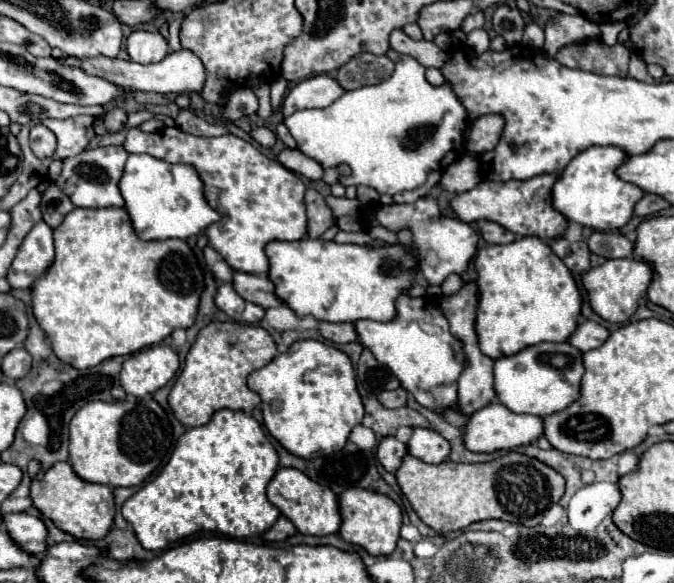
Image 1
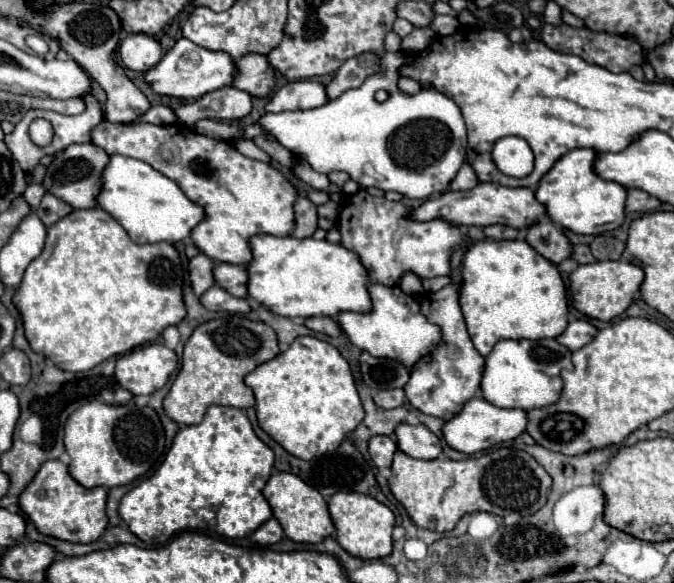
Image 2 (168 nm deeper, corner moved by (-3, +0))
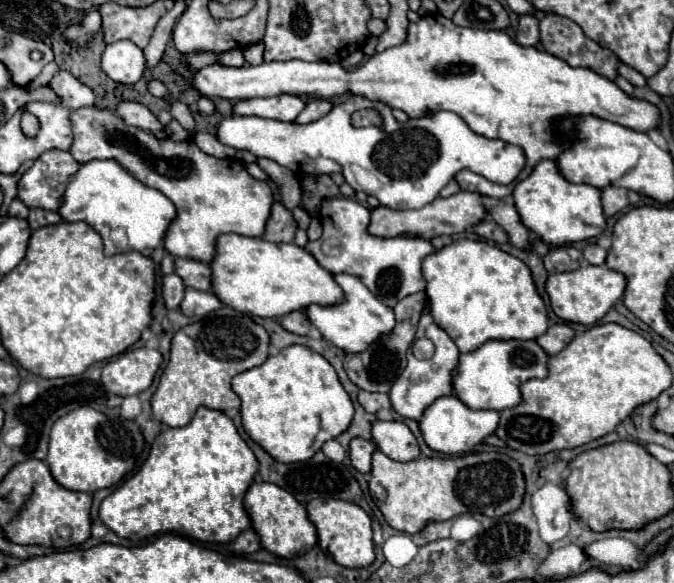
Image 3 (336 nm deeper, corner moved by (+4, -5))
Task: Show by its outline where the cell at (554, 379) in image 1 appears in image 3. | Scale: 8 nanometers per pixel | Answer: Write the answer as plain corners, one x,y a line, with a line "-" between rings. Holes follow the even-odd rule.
488,340
480,348
460,354
458,366
452,372
452,386
456,396
472,410
504,410
520,404
520,384
522,378
544,378
548,374
546,368
548,354
534,340

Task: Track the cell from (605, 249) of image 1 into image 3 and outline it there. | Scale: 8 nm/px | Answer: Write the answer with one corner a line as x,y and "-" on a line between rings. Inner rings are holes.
588,244
584,250
582,250
582,254
584,254
584,260
586,262
590,262
590,264
604,264
606,262
606,250
604,248
600,248
598,244

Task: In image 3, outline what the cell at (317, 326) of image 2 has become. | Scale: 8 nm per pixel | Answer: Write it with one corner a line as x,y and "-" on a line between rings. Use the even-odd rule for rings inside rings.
294,310
292,314
284,314
280,318
280,324
282,324
282,328
286,328
288,332
294,332
294,334
306,334
310,328
310,322
308,322
304,310

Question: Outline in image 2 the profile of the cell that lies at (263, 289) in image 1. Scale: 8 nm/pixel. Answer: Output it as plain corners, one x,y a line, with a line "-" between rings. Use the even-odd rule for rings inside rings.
219,263
215,267
215,283
235,297
247,297
247,269
243,265

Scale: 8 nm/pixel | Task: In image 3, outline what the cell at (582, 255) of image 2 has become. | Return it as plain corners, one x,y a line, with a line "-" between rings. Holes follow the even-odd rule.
558,246
550,248
550,252
544,256
544,268
552,272
568,272
576,270
582,264
582,252
574,246

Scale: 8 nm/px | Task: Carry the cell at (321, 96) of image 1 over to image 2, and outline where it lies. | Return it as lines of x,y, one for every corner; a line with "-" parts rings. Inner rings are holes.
295,81
287,83
267,103
267,111
295,111
295,109
315,109
329,103
327,89
319,81

